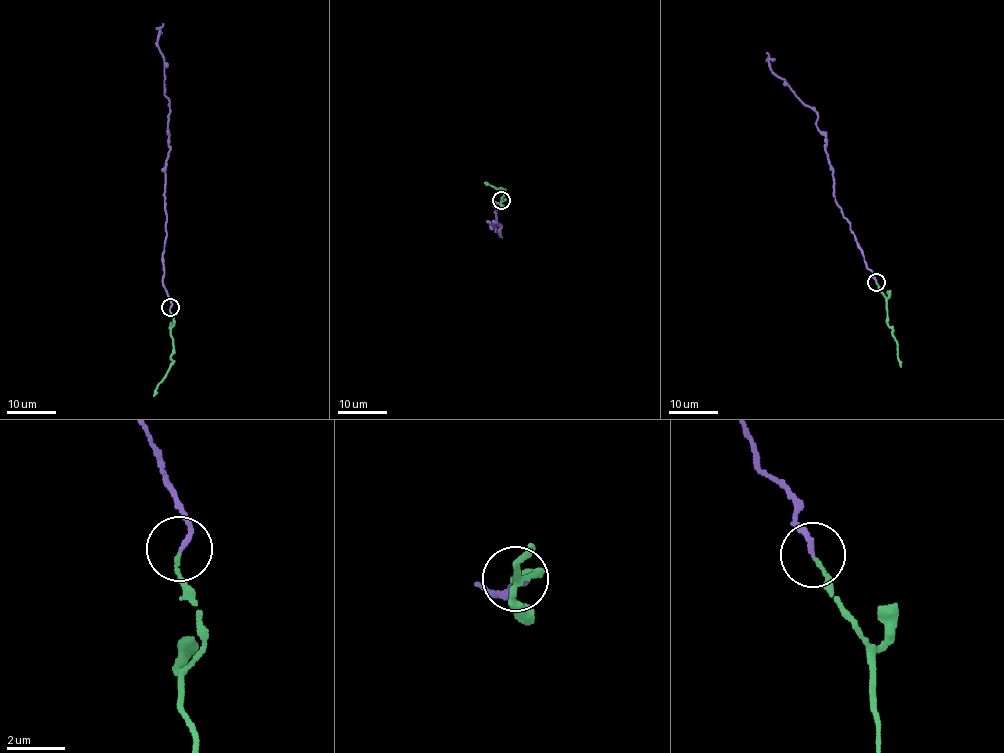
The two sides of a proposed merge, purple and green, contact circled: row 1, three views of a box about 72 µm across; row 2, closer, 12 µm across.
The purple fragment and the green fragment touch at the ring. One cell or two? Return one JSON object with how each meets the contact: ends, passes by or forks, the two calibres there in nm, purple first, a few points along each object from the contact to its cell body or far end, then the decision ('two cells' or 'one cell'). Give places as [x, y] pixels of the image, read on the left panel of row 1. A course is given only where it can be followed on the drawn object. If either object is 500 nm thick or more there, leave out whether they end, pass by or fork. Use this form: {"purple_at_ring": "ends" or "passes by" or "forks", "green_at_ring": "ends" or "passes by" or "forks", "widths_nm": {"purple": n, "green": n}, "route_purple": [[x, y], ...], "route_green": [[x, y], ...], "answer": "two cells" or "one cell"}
{"purple_at_ring": "ends", "green_at_ring": "ends", "widths_nm": {"purple": 170, "green": 100}, "route_purple": [[170, 307], [163, 285], [166, 234], [165, 170], [170, 149], [164, 57], [157, 43], [163, 24]], "route_green": [[170, 308], [174, 323], [170, 329], [170, 368], [153, 396]], "answer": "one cell"}

